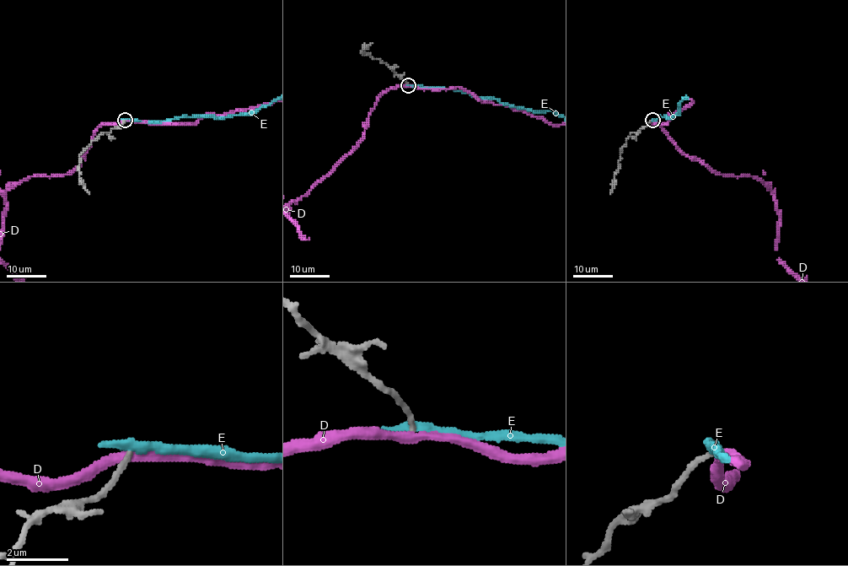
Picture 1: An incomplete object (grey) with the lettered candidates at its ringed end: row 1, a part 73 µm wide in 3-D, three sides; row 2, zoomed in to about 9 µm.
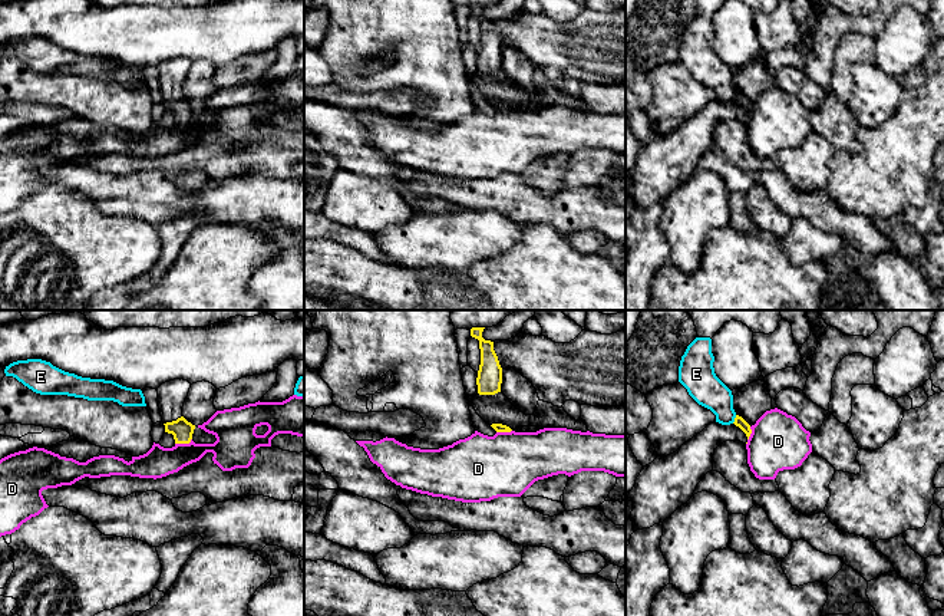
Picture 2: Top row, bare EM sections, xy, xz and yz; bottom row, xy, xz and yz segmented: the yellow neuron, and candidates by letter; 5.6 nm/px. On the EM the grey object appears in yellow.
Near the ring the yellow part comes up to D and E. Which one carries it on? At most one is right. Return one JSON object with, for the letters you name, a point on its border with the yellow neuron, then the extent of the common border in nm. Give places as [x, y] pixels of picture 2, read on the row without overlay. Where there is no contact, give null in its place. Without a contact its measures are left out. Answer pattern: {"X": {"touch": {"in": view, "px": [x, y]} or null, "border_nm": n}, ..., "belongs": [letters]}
{"belongs": []}

